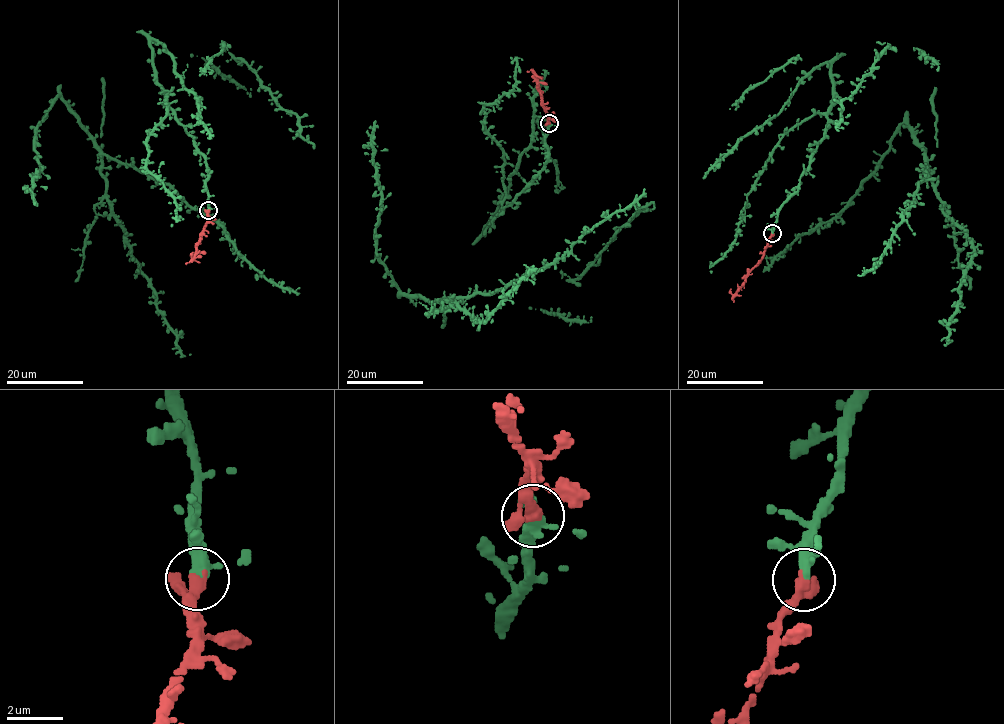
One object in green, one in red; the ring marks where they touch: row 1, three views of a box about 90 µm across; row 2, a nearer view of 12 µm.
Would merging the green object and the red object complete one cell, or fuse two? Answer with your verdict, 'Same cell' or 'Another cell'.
Same cell

